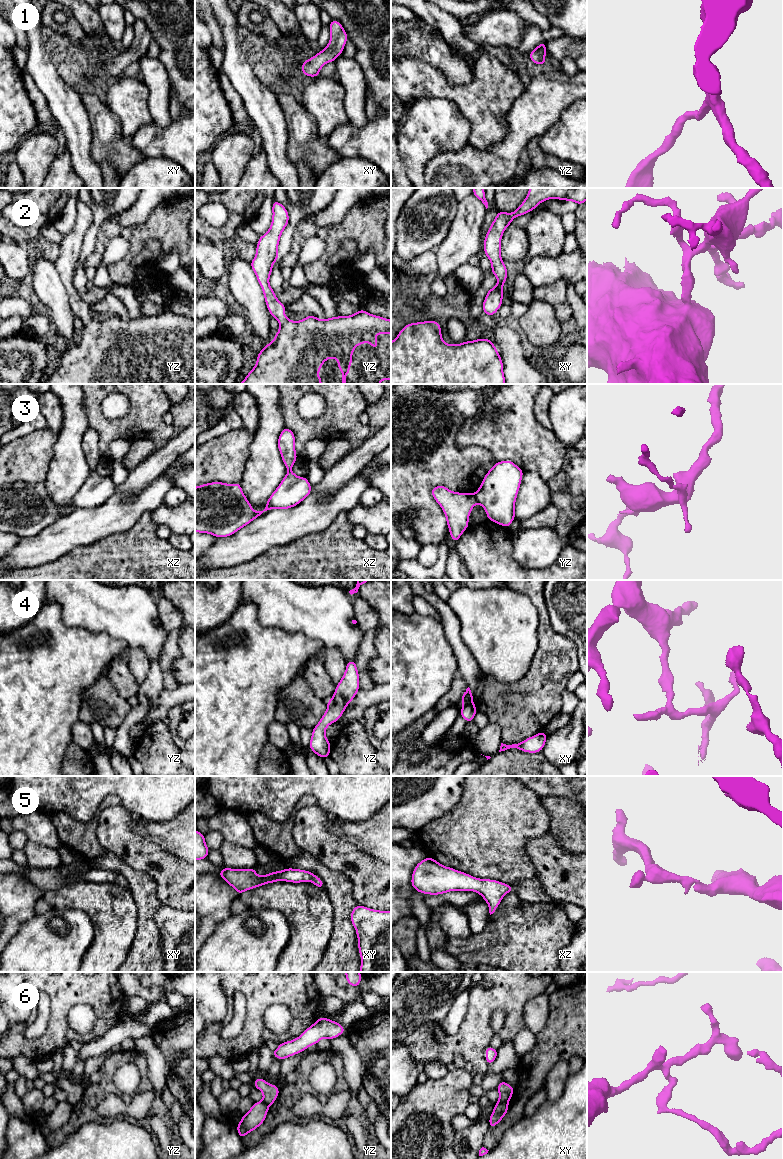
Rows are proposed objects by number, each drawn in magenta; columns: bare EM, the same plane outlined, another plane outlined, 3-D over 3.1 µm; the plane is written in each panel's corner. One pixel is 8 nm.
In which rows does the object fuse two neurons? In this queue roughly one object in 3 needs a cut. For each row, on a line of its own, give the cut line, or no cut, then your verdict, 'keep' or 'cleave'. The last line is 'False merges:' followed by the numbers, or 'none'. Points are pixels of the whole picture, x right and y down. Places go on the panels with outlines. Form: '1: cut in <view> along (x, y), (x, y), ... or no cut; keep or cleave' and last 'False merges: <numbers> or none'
1: no cut; keep
2: no cut; keep
3: cut in yz along (474, 493), (477, 502); cleave
4: cut in yz along (332, 699), (346, 706); cleave
5: no cut; keep
6: cut in xy along (497, 1101), (507, 1103); cleave
False merges: 3, 4, 6

